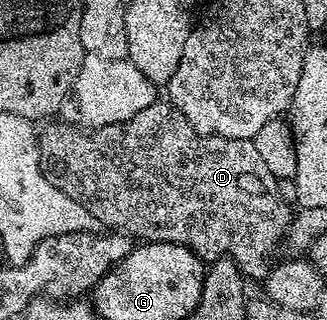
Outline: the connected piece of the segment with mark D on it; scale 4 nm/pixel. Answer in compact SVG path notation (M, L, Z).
M156 100L153 104L149 104L149 108L141 108L124 122L114 122L108 126L96 126L83 130L78 130L75 126L47 126L41 130L39 134L39 167L45 180L49 180L49 184L53 184L53 188L61 188L61 192L65 192L65 196L77 200L77 204L81 204L95 217L96 223L100 227L111 232L126 234L132 240L181 244L192 250L207 264L216 262L219 258L232 258L239 271L244 275L252 274L259 280L266 279L267 273L271 271L273 259L276 257L276 255L274 256L275 249L277 251L280 249L283 236L287 233L287 226L291 223L293 210L281 198L280 179L275 178L269 172L268 167L261 160L260 153L254 147L252 139L218 138L212 134L199 134L191 127L189 120L185 120L185 116L181 116L181 112L177 112L177 108L167 100Z

